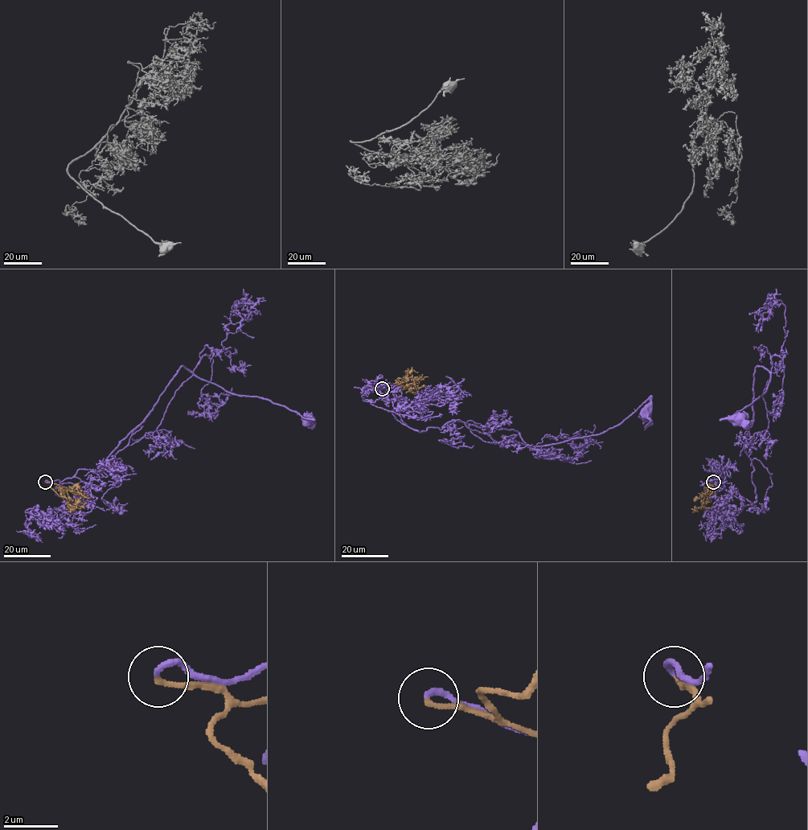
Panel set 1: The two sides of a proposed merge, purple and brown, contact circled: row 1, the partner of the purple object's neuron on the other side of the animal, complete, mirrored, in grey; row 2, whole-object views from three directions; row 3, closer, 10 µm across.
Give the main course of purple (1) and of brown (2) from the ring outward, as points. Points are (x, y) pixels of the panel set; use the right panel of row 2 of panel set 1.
1: (713, 482), (755, 503), (744, 445), (754, 369), (763, 366), (770, 373), (767, 390), (723, 418), (739, 419)
2: (713, 482), (716, 484), (711, 491), (709, 486), (701, 498)

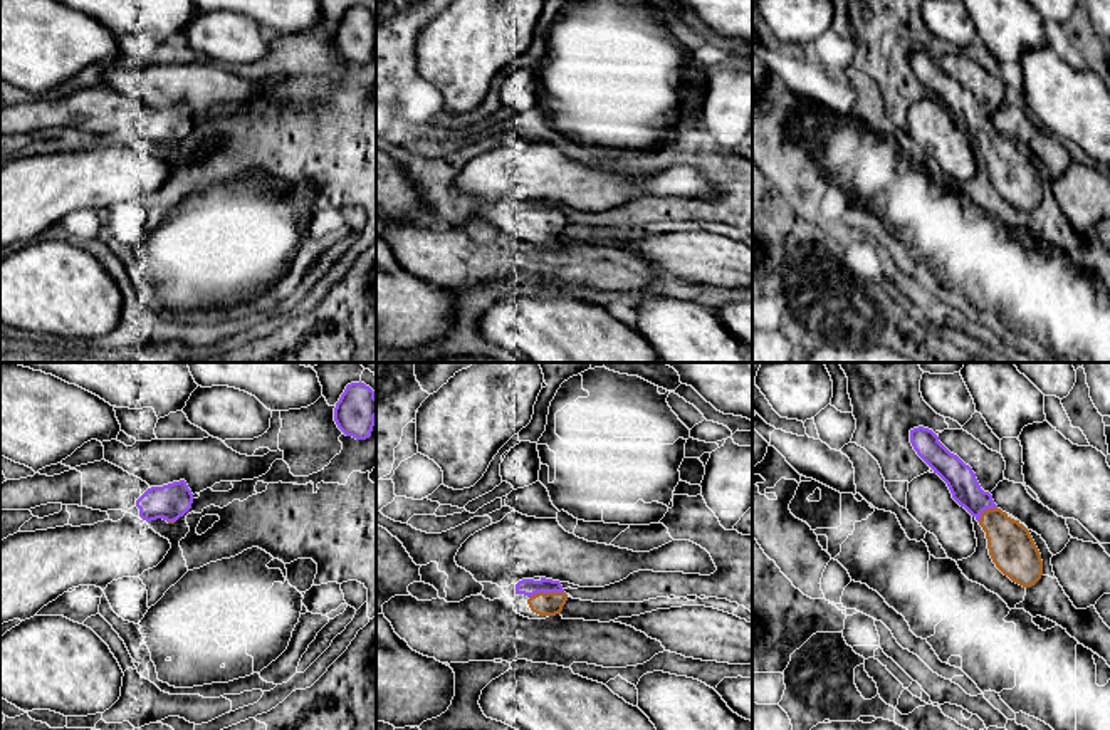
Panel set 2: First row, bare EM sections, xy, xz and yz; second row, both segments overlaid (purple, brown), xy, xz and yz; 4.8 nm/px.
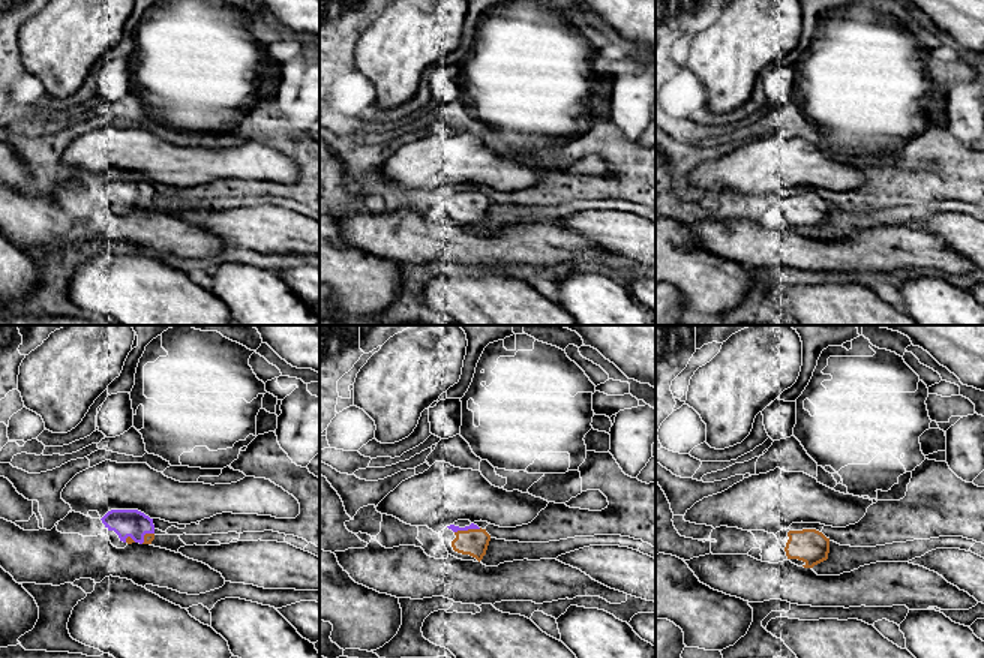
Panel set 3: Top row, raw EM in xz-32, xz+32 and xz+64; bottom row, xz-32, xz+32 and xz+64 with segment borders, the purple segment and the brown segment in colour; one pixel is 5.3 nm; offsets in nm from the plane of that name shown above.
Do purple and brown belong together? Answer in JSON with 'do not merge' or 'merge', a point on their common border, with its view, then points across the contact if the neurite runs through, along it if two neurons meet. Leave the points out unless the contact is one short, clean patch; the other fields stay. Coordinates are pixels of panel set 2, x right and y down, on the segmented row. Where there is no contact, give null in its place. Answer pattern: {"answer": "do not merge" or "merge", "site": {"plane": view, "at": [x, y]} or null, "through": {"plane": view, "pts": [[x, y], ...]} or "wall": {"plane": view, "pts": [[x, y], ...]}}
{"answer": "merge", "site": {"plane": "xz", "at": [546, 593]}}

